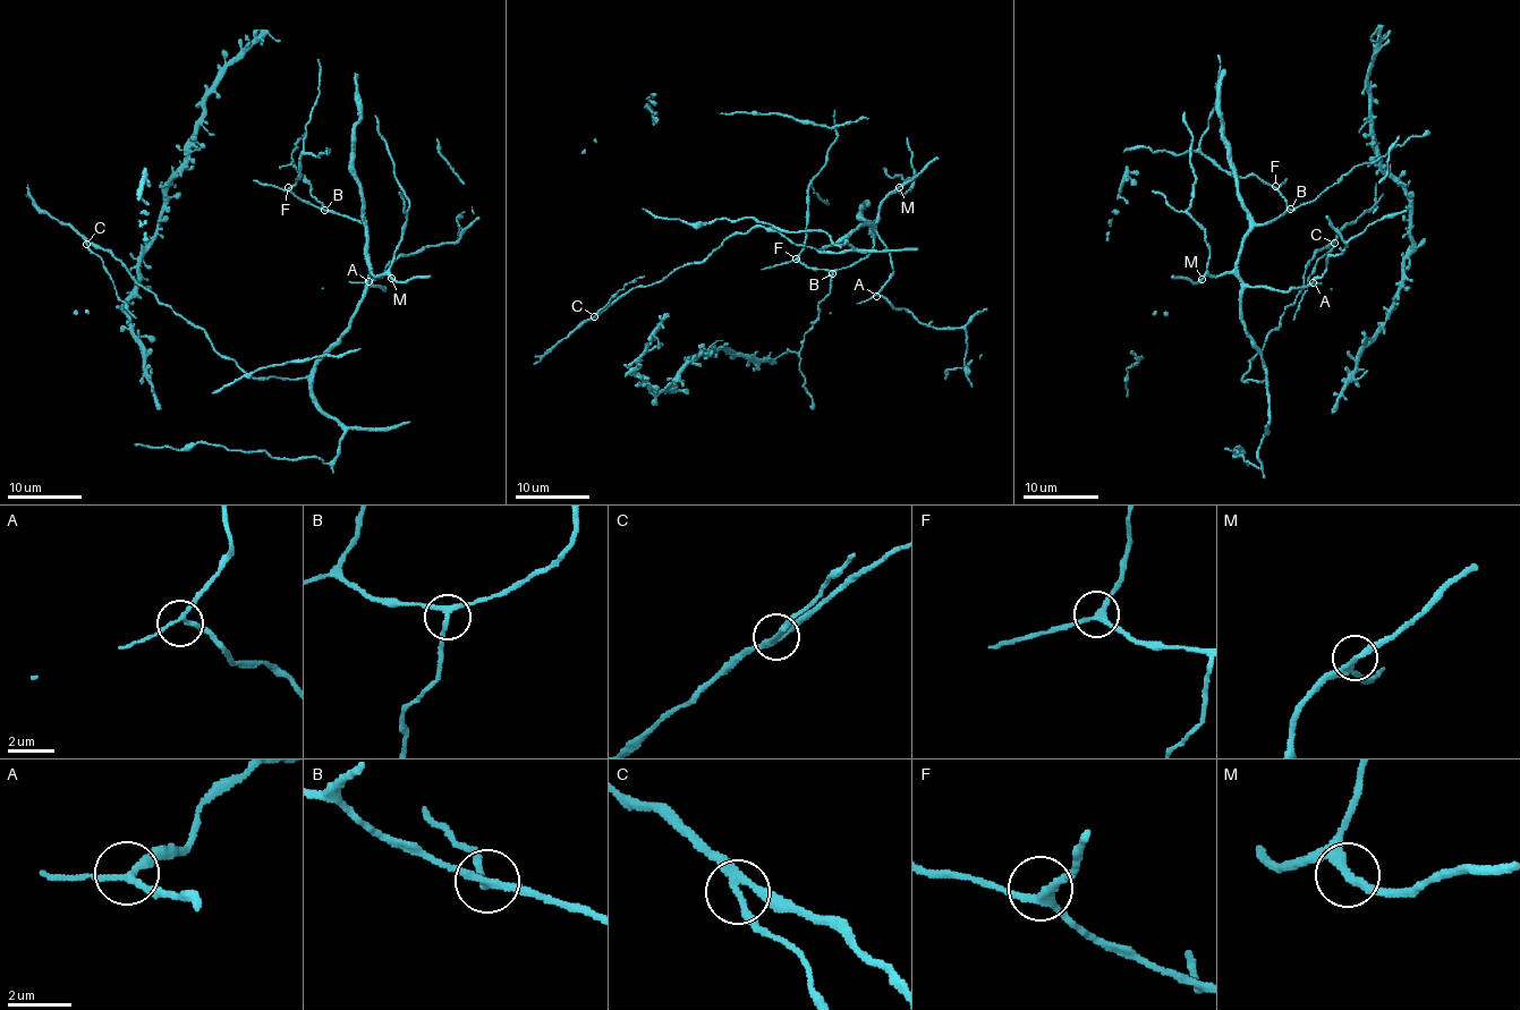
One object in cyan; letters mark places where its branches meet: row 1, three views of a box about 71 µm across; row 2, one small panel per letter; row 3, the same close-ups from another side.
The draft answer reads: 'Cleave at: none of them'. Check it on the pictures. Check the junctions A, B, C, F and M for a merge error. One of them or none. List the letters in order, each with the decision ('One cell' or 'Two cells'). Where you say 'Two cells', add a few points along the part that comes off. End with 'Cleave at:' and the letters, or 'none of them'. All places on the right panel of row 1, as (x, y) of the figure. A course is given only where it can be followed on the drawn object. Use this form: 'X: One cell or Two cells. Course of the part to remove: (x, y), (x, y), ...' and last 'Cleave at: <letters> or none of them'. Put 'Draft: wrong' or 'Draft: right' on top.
Draft: wrong
A: One cell
B: One cell
C: Two cells. Course of the part to remove: (1334, 243), (1317, 262), (1292, 320)
F: One cell
M: One cell
Cleave at: C

